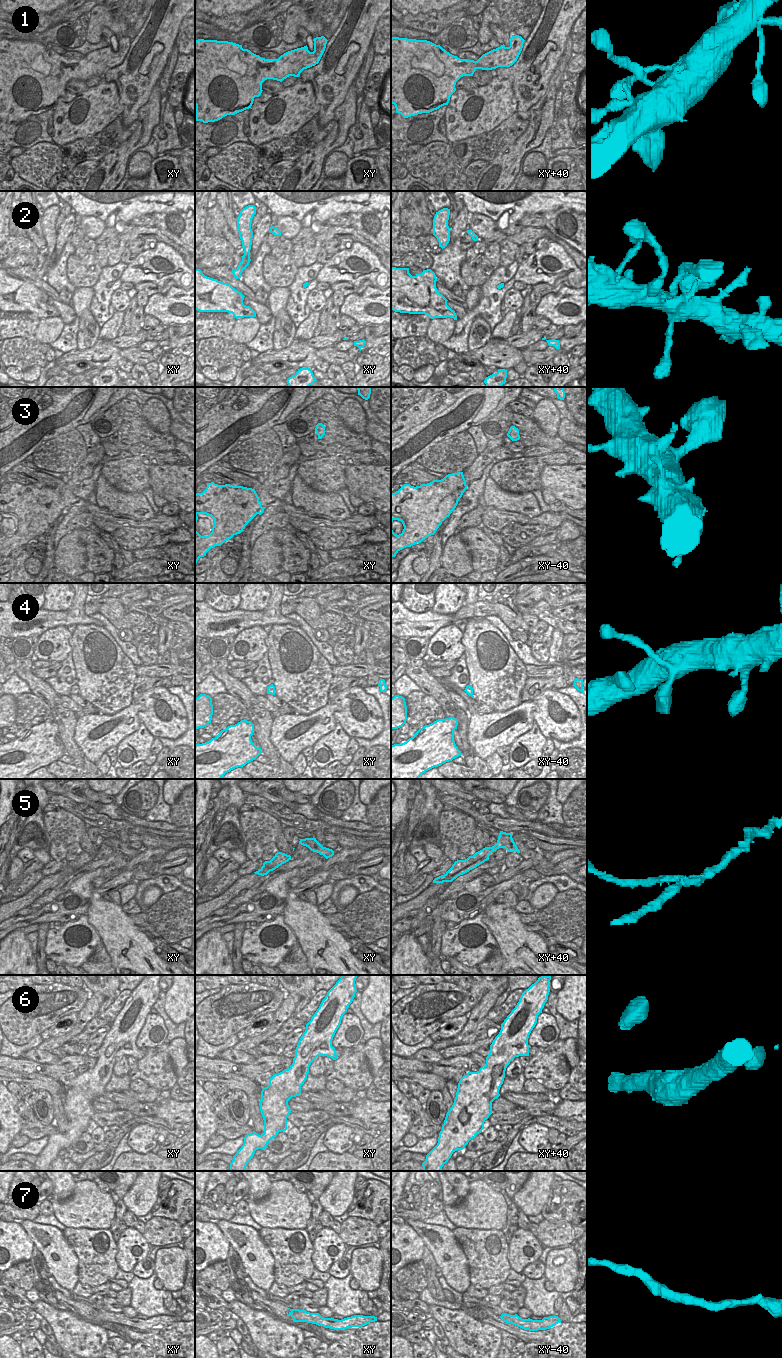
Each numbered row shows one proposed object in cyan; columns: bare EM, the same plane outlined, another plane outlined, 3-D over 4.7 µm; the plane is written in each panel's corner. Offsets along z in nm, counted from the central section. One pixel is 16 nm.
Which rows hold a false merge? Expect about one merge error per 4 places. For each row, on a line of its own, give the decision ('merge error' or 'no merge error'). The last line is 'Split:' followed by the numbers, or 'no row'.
1: no merge error
2: no merge error
3: no merge error
4: no merge error
5: merge error
6: no merge error
7: no merge error
Split: 5

